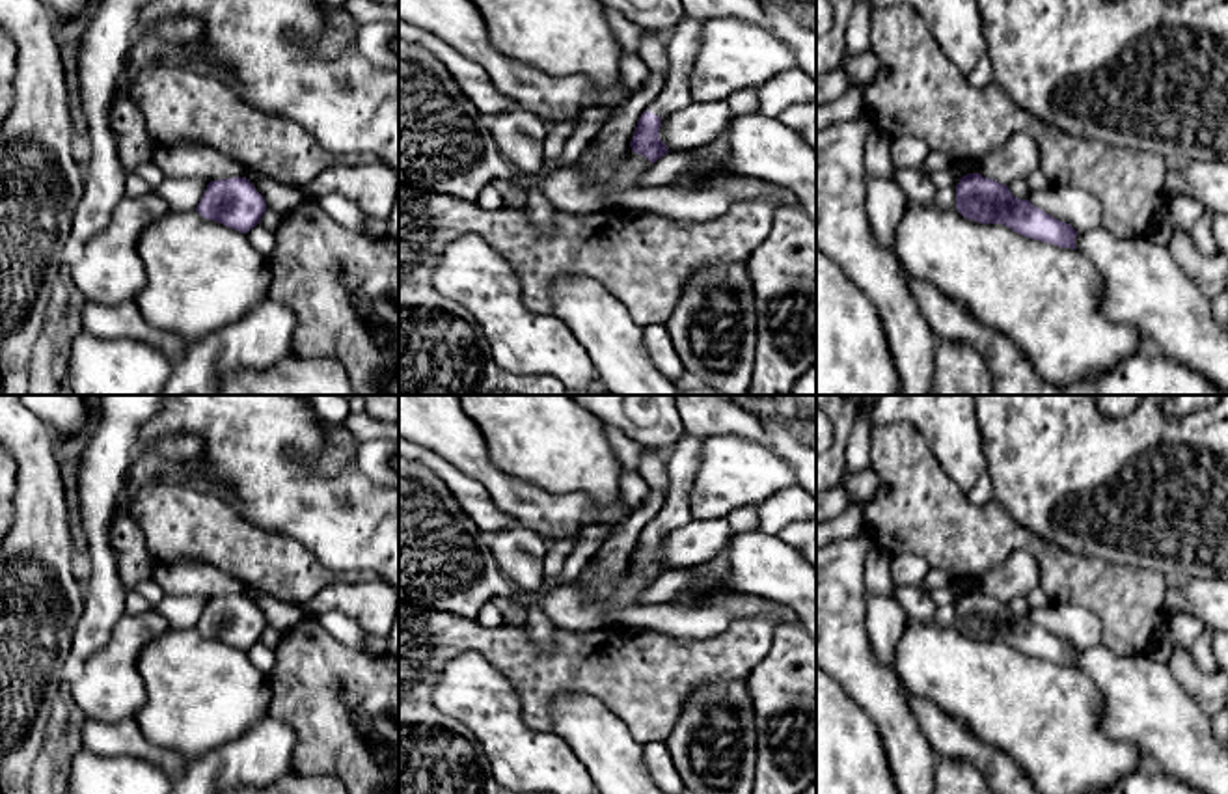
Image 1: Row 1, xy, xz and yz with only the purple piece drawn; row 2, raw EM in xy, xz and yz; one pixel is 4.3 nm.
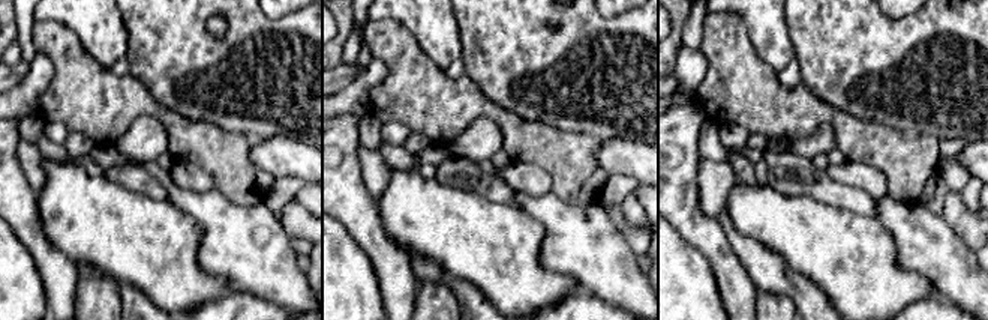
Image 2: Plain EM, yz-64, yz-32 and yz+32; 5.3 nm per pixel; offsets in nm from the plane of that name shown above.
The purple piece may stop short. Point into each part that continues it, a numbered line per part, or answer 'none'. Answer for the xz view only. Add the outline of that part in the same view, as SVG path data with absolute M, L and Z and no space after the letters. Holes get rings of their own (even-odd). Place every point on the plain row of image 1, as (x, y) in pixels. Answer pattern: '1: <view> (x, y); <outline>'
1: xz (682, 461); M684 432L671 447L667 459L669 488L658 516L648 522L648 529L667 535L671 529L688 524L691 516L689 490L697 473L699 453L706 438Z

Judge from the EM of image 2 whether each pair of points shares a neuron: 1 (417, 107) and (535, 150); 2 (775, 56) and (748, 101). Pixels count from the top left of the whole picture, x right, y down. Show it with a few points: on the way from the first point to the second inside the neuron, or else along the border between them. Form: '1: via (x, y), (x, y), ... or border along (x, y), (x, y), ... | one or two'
1: via (447, 107), (485, 107), (505, 120) | one
2: border along (748, 35), (754, 51), (777, 72) | two

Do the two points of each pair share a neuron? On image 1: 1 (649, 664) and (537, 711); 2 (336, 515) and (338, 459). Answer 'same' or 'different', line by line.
1: same
2: different

